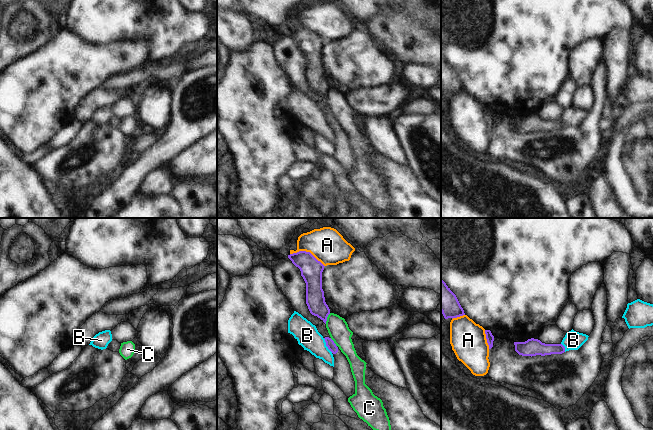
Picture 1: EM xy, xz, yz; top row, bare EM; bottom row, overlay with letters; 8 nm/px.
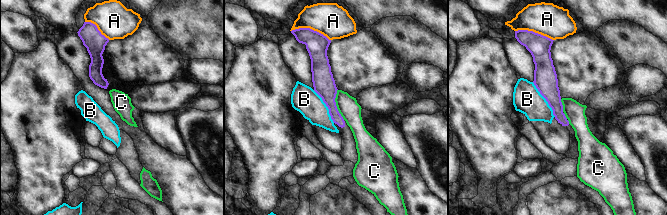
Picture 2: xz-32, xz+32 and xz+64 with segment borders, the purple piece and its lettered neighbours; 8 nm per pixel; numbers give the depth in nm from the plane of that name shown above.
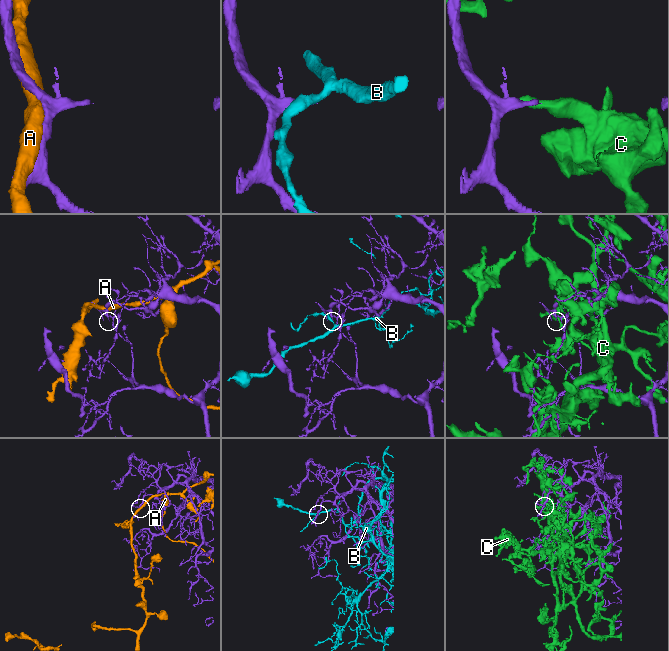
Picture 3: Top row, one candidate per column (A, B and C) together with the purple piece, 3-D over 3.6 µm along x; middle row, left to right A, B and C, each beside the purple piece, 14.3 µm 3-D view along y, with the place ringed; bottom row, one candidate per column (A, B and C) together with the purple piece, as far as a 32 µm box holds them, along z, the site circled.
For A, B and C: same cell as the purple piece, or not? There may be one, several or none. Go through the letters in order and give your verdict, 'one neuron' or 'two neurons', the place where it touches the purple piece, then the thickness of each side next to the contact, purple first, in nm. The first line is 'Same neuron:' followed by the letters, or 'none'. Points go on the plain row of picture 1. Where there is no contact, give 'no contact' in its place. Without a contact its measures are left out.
Same neuron: none
A: two neurons; meets purple in xz at (307, 28); 180 nm thick on the purple side, 280 nm on the other
B: two neurons; meets purple in xz at (326, 121); 70 nm thick on the purple side, 190 nm on the other
C: two neurons; meets purple in xz at (326, 94); 160 nm thick on the purple side, 170 nm on the other

